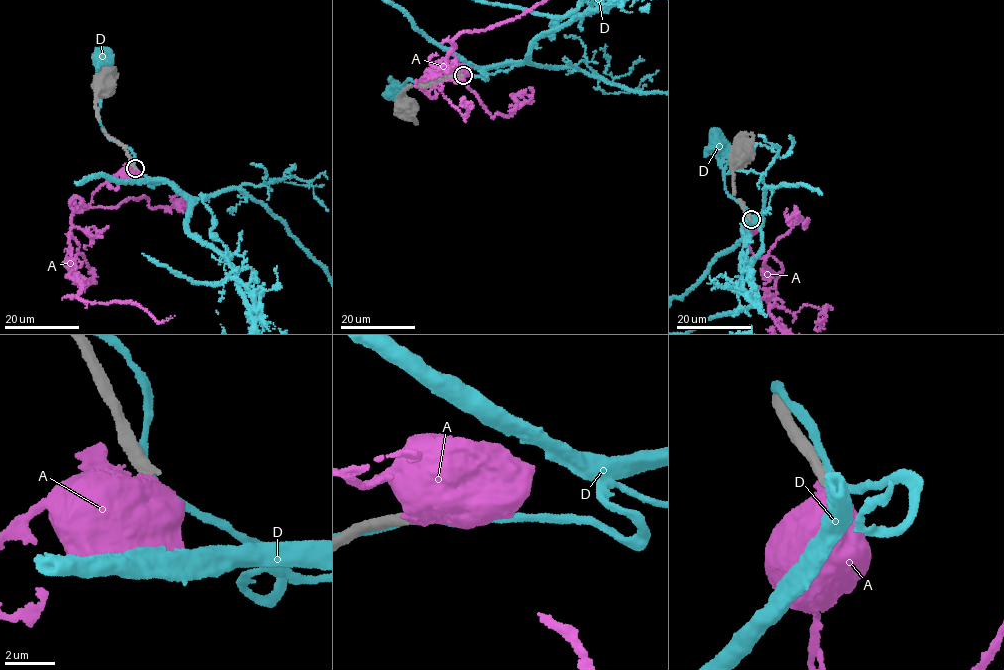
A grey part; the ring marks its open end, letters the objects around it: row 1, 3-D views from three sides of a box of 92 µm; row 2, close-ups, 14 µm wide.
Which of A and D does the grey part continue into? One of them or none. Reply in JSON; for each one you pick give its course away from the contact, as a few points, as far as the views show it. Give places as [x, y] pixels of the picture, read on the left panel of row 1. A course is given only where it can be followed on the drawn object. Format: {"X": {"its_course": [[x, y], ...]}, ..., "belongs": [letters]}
{"belongs": []}

